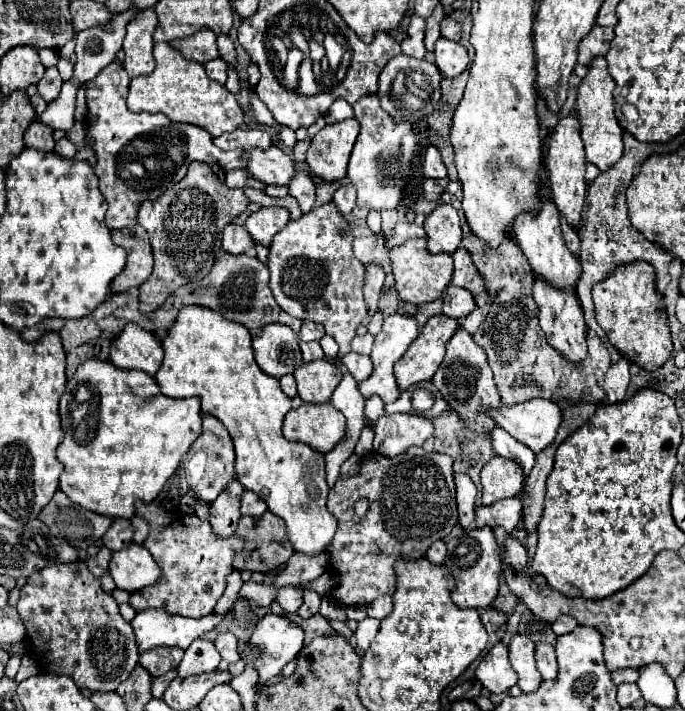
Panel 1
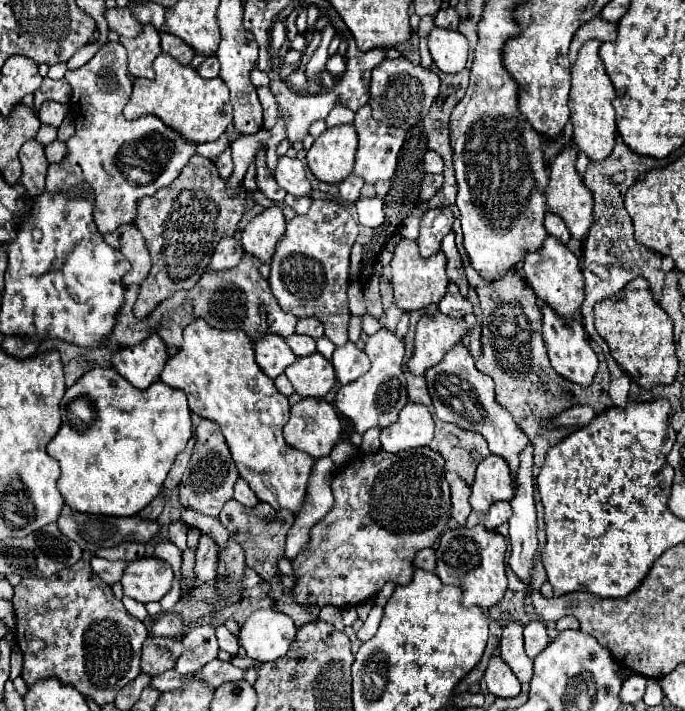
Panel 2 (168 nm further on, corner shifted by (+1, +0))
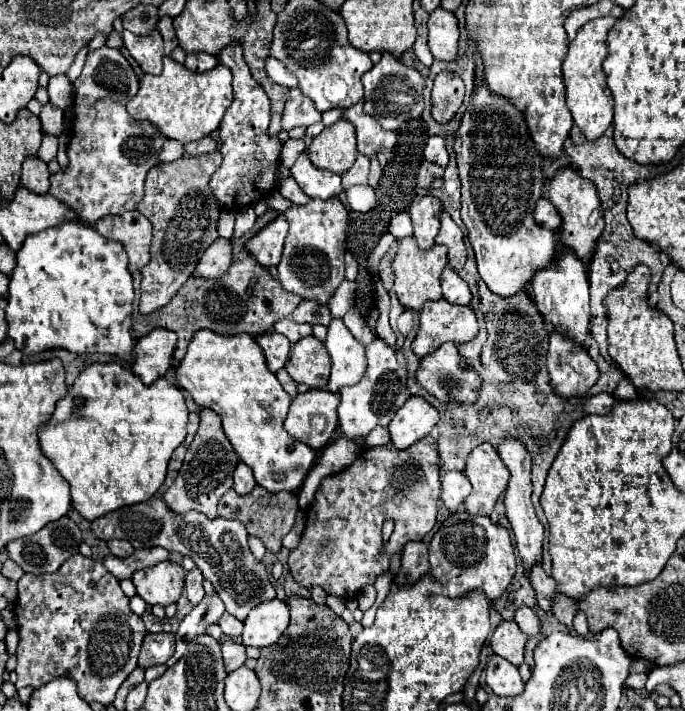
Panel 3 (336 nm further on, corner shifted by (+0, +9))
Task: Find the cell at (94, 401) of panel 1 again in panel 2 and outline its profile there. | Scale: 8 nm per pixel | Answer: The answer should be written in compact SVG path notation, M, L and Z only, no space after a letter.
M95 367L91 371L87 371L73 387L69 387L61 399L61 429L59 433L53 437L53 441L47 445L47 453L59 461L61 465L61 477L59 477L59 491L65 499L65 503L71 507L71 509L77 509L81 513L97 513L97 515L117 515L117 517L131 517L131 515L137 515L141 509L145 509L163 489L163 481L167 479L167 473L175 461L175 457L185 449L187 441L191 439L193 435L193 423L191 423L191 409L187 405L187 397L183 391L179 389L173 389L173 387L167 387L165 383L161 381L155 381L151 383L147 389L137 389L133 387L125 377L121 377L117 373L117 369L113 367Z

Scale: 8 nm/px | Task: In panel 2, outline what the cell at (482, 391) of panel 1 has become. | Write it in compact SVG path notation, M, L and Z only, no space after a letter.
M459 341L443 357L441 363L437 363L435 367L431 367L425 373L425 379L429 385L429 393L431 393L437 417L441 421L455 423L465 431L481 433L485 437L485 441L489 443L489 451L493 455L503 457L509 463L513 477L515 477L517 465L519 465L519 453L529 443L529 437L519 429L519 425L513 421L511 413L495 401L495 383L489 375L481 373L475 367L475 359L469 353L469 349Z

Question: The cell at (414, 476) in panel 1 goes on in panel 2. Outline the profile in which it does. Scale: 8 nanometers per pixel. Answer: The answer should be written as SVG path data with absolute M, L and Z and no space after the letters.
M415 447L397 455L379 449L377 453L357 457L351 465L337 471L331 487L335 497L333 507L313 525L309 553L301 553L301 557L293 561L299 577L293 591L299 605L333 605L341 609L373 599L389 581L395 585L407 585L415 571L415 555L425 547L433 547L451 519L451 495L445 479L445 461L441 453L429 447Z

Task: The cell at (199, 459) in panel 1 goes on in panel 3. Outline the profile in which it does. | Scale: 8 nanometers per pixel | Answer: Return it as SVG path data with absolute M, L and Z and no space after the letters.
M202 408L200 428L198 428L192 444L188 446L186 458L182 462L182 470L178 470L174 484L170 488L166 488L166 492L164 492L166 506L170 510L174 510L176 514L186 514L188 510L196 510L196 512L202 512L204 516L216 518L218 516L216 506L218 506L220 498L224 496L224 492L228 492L232 488L232 474L234 474L236 464L238 464L238 456L222 430L220 416L210 408Z

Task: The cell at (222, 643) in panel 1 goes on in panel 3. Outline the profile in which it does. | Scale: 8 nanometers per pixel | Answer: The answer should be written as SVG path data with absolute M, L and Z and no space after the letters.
M224 612L220 616L218 624L220 624L224 636L228 636L228 638L238 638L242 634L242 622L238 618L234 618L232 614L228 614L228 612Z

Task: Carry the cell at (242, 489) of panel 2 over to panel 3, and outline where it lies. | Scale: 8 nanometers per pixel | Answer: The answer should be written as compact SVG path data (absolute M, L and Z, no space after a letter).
M240 462L234 470L234 490L238 494L248 494L254 486L256 486L256 480L252 476L252 470L244 462Z

